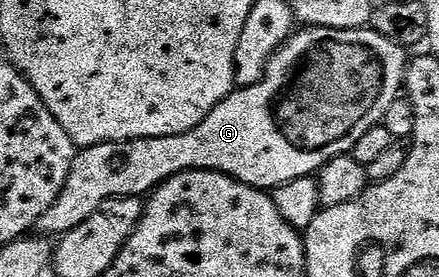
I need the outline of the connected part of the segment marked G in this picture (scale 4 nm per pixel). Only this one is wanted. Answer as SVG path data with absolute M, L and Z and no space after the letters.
M316 26L302 27L300 30L294 31L293 35L281 45L281 49L270 58L269 65L265 67L265 77L259 83L255 86L237 88L226 100L219 102L219 106L215 106L215 110L211 110L211 114L207 114L207 118L203 118L203 122L199 122L199 126L195 126L195 130L187 130L187 134L171 134L167 138L116 140L115 142L96 144L90 148L80 149L71 166L71 174L67 174L67 182L63 186L59 198L49 207L47 214L43 214L39 218L36 231L49 238L60 238L66 232L75 230L75 226L87 222L87 218L91 218L91 214L95 214L95 210L99 210L99 206L103 206L103 202L124 196L144 197L146 194L152 193L153 189L158 188L163 182L167 182L172 176L178 176L184 172L222 172L235 177L239 182L250 184L252 188L262 190L276 190L287 182L295 182L295 178L320 173L321 167L327 162L331 162L337 156L350 155L359 140L363 138L363 134L384 121L387 106L391 106L391 102L395 102L402 95L406 71L406 49L400 48L398 44L387 38L383 38L383 34L374 32L372 27L356 28L355 30L335 30L334 28Z

